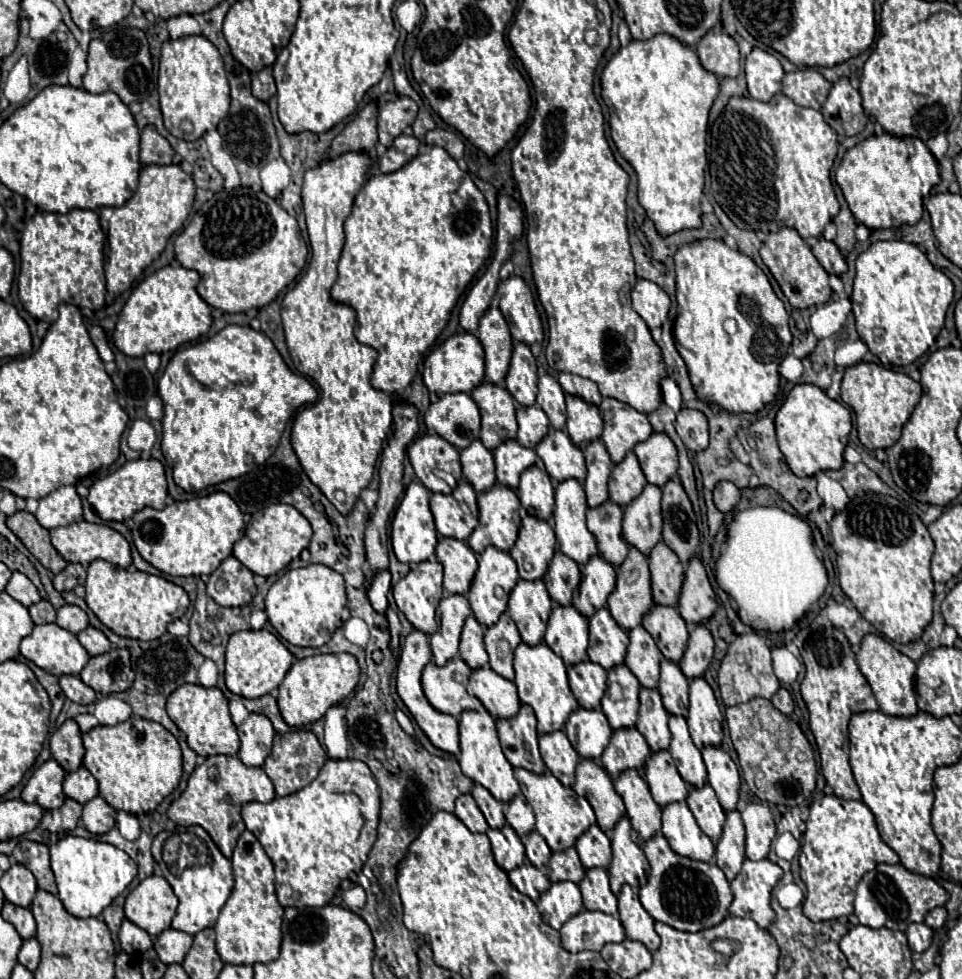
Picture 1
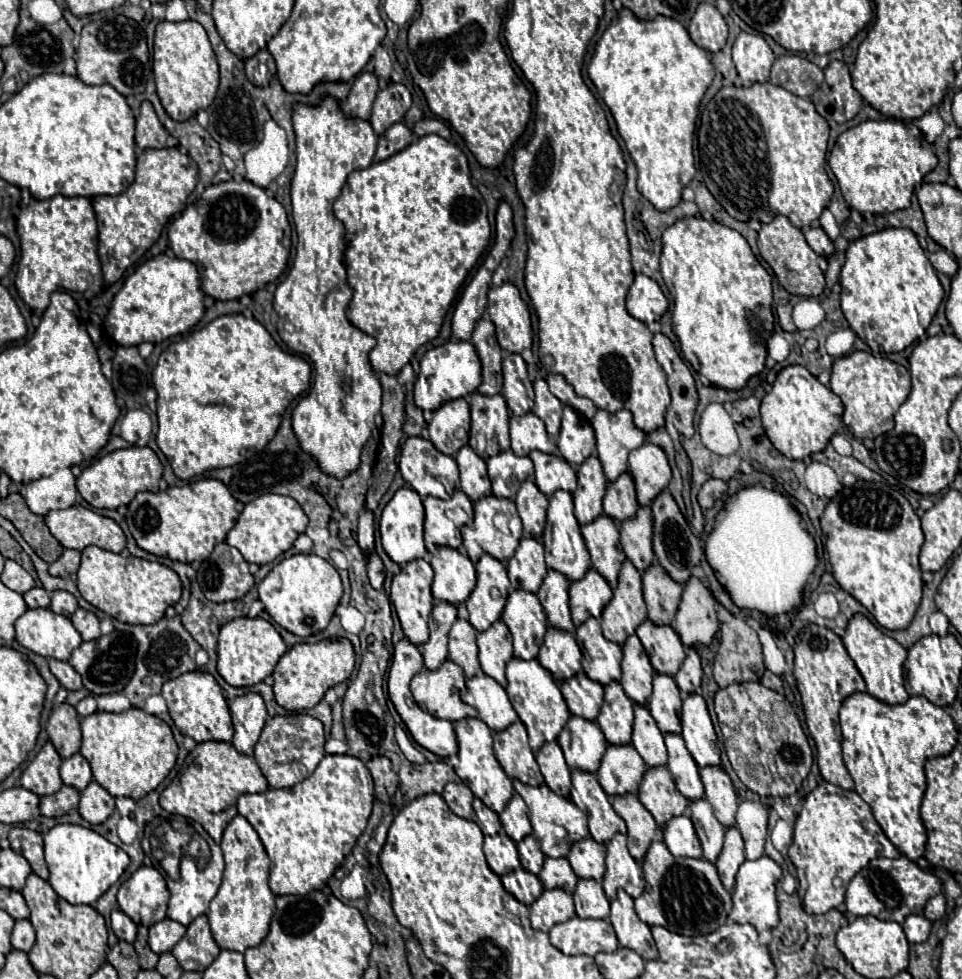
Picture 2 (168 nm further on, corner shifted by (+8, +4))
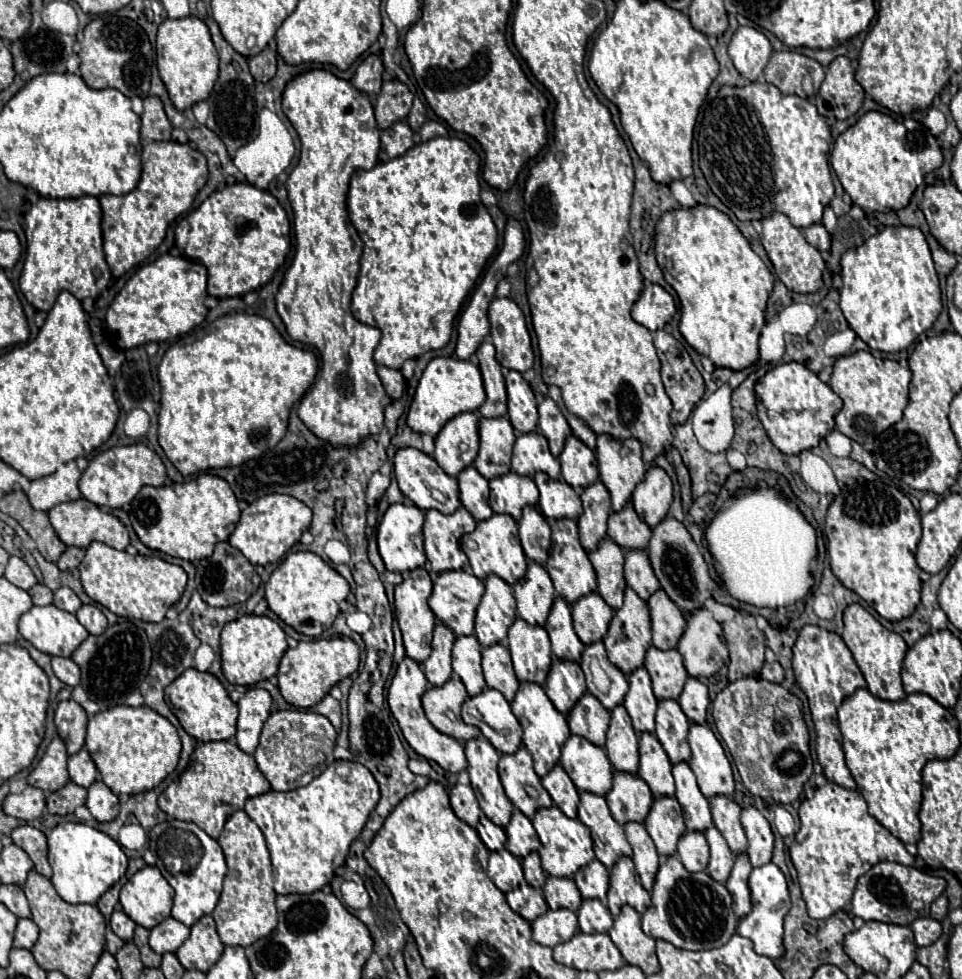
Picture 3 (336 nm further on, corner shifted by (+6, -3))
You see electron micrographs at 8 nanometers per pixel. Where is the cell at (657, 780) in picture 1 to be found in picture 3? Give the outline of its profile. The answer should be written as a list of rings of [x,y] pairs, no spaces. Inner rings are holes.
[[[661,797],[653,801],[653,807],[645,819],[645,829],[653,839],[657,853],[669,857],[677,853],[677,841],[687,831],[677,799]]]

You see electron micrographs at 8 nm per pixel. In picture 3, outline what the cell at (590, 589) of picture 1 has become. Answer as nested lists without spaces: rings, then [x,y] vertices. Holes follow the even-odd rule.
[[[589,593],[571,607],[571,615],[577,637],[585,645],[591,645],[605,637],[613,609],[603,601],[599,593]]]

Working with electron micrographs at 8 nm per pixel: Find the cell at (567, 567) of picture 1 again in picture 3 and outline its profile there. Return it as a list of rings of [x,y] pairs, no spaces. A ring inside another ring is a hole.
[[[557,597],[553,603],[553,609],[545,623],[545,631],[549,633],[551,651],[555,659],[567,659],[575,663],[581,661],[581,653],[585,645],[577,637],[573,629],[573,621],[571,621],[571,609],[561,597]]]

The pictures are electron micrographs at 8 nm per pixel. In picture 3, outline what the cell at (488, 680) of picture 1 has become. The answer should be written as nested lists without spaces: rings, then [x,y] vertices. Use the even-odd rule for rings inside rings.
[[[485,687],[479,695],[469,697],[465,705],[475,707],[479,713],[477,717],[469,717],[467,723],[479,727],[481,733],[487,737],[487,741],[499,753],[511,755],[521,747],[521,737],[523,737],[521,725],[499,691]]]

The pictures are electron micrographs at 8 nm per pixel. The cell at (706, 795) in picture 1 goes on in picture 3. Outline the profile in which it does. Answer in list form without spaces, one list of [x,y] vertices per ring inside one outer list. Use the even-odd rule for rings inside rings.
[[[715,827],[707,829],[705,831],[705,837],[707,837],[707,843],[711,847],[711,859],[709,859],[709,865],[707,865],[705,871],[717,883],[725,883],[729,879],[731,869],[733,869],[735,855],[729,851],[729,845],[725,843],[723,835]]]

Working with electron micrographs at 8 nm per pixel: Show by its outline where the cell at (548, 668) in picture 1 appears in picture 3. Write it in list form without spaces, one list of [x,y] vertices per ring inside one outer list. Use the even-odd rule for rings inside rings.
[[[521,683],[519,691],[511,703],[513,715],[517,717],[517,721],[523,727],[523,745],[529,749],[533,763],[535,763],[535,773],[539,777],[545,777],[557,763],[561,757],[561,747],[563,743],[569,739],[571,731],[567,725],[567,719],[563,713],[559,713],[553,703],[549,701],[549,697],[545,695],[543,687],[535,685],[535,683]]]

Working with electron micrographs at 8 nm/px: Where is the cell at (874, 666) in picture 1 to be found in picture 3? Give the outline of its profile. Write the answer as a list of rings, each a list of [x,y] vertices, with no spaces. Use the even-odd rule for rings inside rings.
[[[857,603],[847,605],[847,609],[843,611],[843,621],[845,621],[845,631],[841,637],[845,645],[851,649],[861,673],[865,675],[869,691],[887,701],[901,701],[905,697],[901,683],[901,665],[909,649],[905,639],[899,633],[885,629],[865,607]]]

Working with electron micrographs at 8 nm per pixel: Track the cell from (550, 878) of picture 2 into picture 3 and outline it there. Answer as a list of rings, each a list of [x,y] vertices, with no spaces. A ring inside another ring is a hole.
[[[549,877],[545,887],[545,901],[549,905],[549,909],[569,909],[569,911],[577,911],[581,901],[581,893],[577,891],[577,885],[573,883],[573,879],[557,879],[557,877]]]

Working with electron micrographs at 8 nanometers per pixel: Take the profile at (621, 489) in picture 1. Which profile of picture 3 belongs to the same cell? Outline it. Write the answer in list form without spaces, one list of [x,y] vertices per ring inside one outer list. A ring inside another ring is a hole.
[[[627,503],[623,511],[609,515],[609,539],[613,539],[619,547],[629,551],[647,549],[651,539],[651,527],[637,517],[633,505]]]

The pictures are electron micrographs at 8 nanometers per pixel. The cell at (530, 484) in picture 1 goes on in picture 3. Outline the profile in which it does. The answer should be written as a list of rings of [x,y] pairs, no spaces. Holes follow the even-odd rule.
[[[525,507],[519,521],[519,541],[527,559],[545,565],[551,547],[551,529],[535,507]]]

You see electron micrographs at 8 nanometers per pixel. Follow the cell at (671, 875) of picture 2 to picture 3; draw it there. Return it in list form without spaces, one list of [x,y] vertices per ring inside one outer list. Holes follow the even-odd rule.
[[[667,857],[659,865],[653,887],[653,907],[643,915],[643,931],[653,939],[665,939],[679,949],[699,951],[725,945],[737,929],[739,919],[731,907],[731,895],[725,885],[711,879],[707,873],[689,873],[679,857]]]

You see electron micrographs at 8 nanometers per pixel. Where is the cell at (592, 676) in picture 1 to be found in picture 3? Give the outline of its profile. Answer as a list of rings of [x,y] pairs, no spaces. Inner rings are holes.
[[[585,693],[567,715],[571,733],[585,737],[597,747],[605,745],[605,733],[609,729],[609,721],[611,721],[611,713],[599,703],[597,697],[589,693]]]

